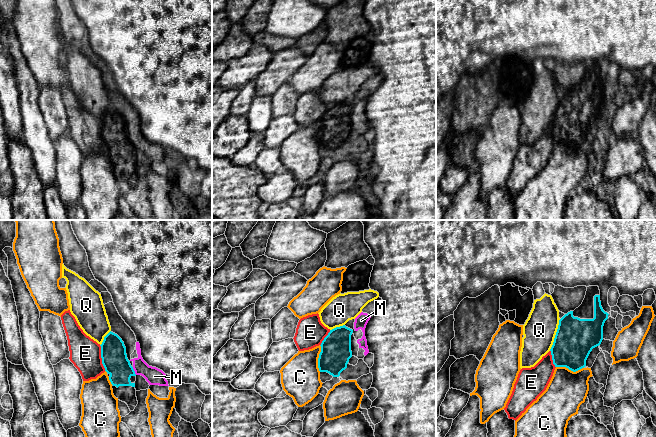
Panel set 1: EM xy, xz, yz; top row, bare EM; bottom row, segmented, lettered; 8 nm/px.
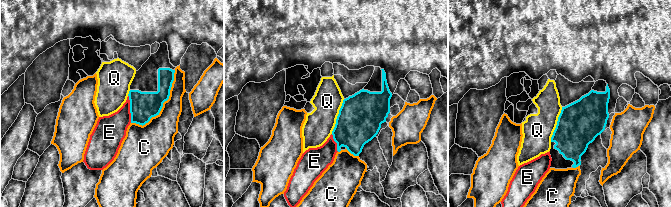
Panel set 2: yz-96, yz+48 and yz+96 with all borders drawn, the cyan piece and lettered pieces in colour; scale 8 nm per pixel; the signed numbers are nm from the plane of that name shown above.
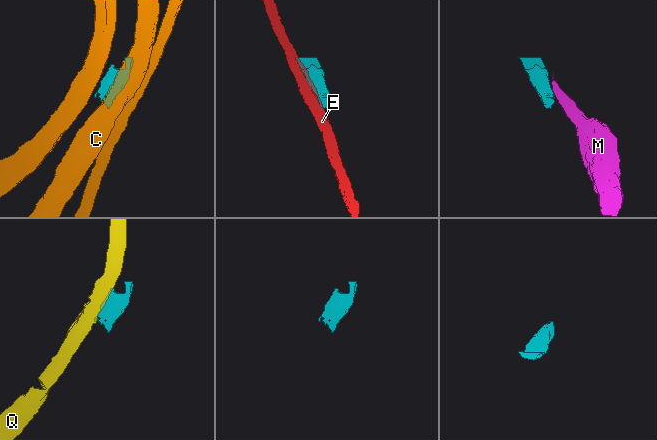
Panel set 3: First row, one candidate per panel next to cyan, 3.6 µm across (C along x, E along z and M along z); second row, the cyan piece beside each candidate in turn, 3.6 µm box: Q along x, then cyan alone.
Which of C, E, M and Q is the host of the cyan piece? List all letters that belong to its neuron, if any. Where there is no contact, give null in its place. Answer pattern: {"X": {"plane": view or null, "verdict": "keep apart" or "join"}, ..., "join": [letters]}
{"C": {"plane": "yz", "verdict": "keep apart"}, "E": {"plane": "xy", "verdict": "keep apart"}, "M": {"plane": "xy", "verdict": "keep apart"}, "Q": {"plane": "yz", "verdict": "keep apart"}, "join": []}

